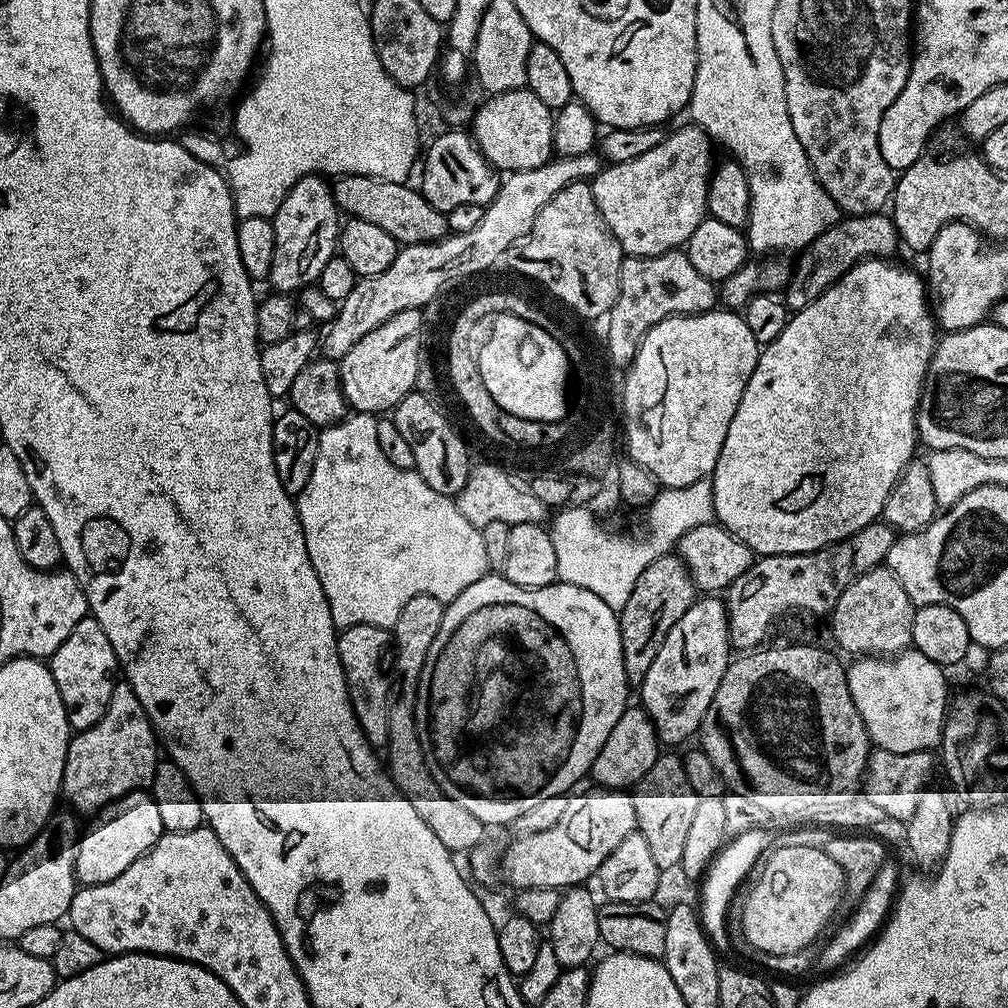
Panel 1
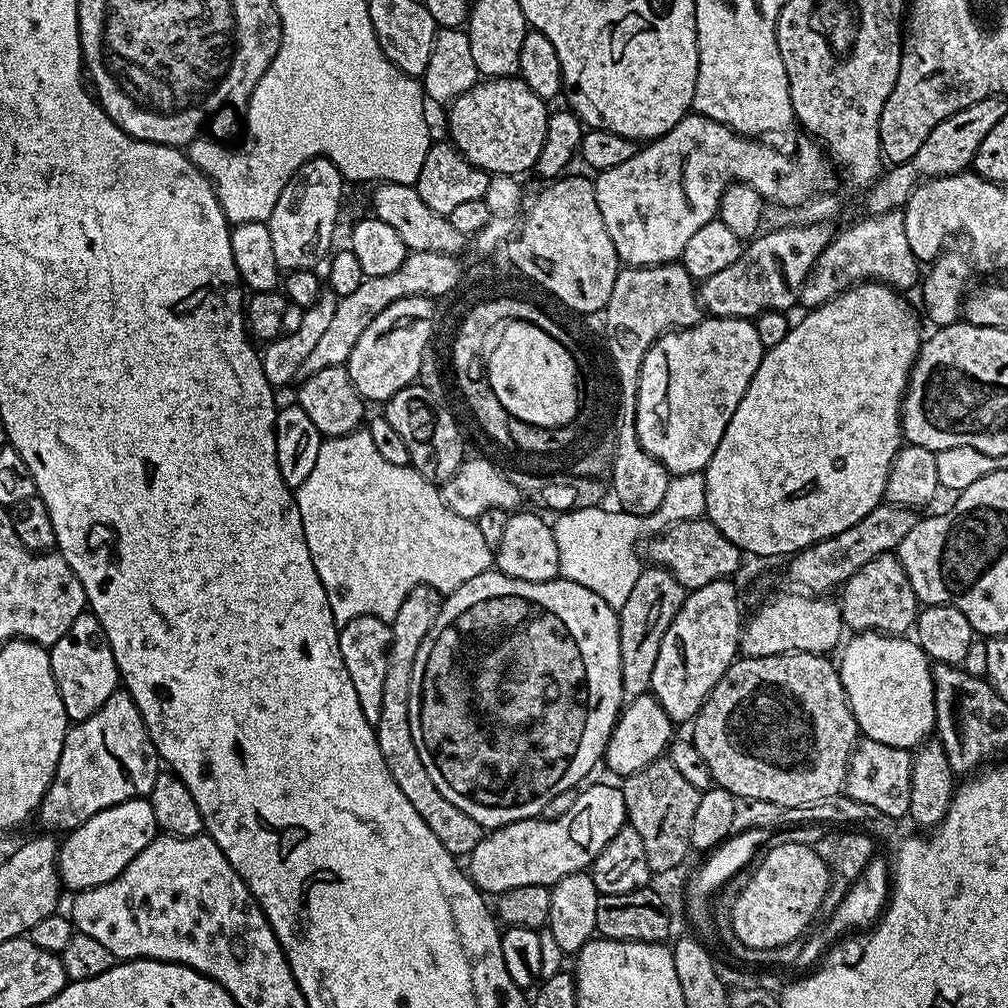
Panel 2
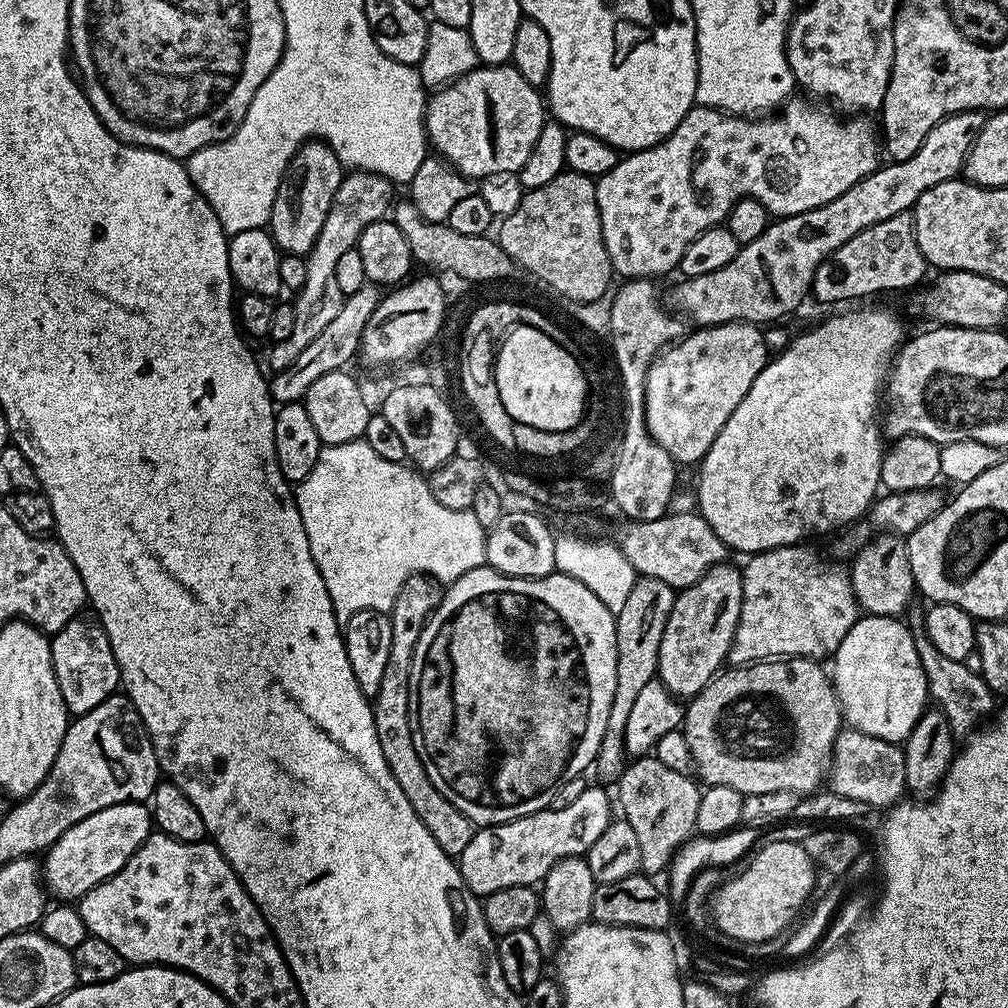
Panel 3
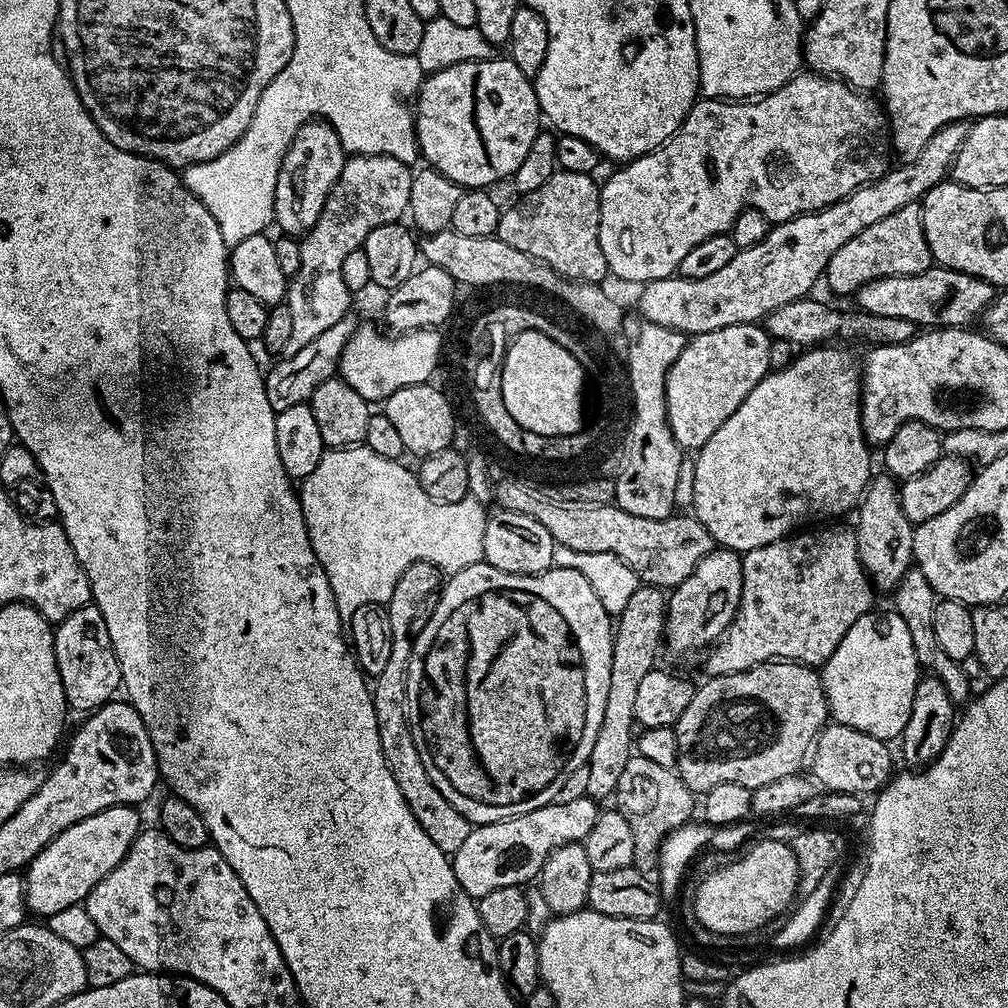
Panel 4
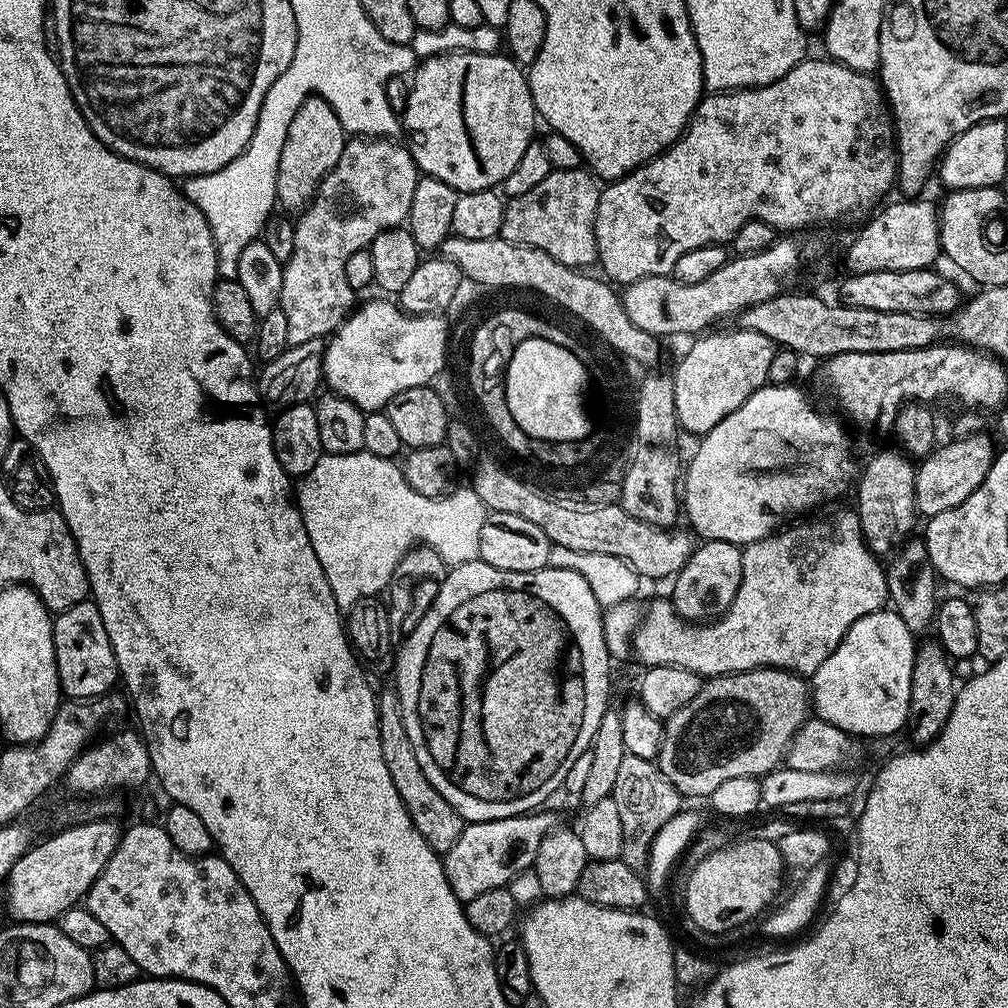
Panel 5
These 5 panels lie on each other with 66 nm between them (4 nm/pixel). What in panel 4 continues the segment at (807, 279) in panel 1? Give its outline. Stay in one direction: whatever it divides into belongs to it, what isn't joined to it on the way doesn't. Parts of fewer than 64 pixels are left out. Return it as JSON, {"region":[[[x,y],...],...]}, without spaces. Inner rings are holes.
{"region":[[[920,204],[902,206],[902,210],[894,210],[882,222],[874,222],[874,226],[866,226],[846,246],[835,252],[834,258],[826,266],[823,279],[828,280],[828,288],[840,296],[851,297],[866,282],[876,278],[890,278],[902,274],[922,274],[922,270],[933,267],[930,246],[926,242],[926,234],[922,226]]]}

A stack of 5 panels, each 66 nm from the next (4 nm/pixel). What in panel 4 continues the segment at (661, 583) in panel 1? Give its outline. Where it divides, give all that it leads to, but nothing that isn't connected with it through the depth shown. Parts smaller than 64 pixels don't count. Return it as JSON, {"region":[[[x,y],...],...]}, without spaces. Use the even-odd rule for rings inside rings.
{"region":[[[640,585],[623,608],[616,620],[613,635],[612,660],[610,668],[610,689],[603,711],[602,726],[595,738],[591,758],[587,768],[590,770],[587,782],[587,796],[597,802],[603,802],[615,795],[618,779],[626,768],[626,763],[634,754],[634,732],[636,715],[634,714],[635,696],[639,683],[646,674],[655,668],[658,648],[662,646],[664,621],[667,617],[667,597],[658,588]]]}

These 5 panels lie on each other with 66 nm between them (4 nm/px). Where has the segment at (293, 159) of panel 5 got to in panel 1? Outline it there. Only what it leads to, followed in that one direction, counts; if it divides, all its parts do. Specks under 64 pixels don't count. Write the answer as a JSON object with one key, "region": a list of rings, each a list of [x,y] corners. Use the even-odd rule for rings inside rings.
{"region":[[[320,174],[304,176],[294,182],[271,221],[274,226],[274,262],[267,283],[273,284],[271,287],[278,292],[299,293],[307,284],[319,281],[322,266],[326,266],[338,252],[342,213],[332,196],[332,184]]]}

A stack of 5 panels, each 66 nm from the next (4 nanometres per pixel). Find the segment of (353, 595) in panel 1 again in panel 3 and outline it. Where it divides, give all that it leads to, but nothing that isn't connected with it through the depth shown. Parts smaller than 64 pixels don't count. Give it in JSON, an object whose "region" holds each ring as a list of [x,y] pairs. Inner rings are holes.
{"region":[[[363,439],[321,447],[318,462],[314,462],[314,470],[310,470],[310,474],[305,480],[299,481],[294,495],[298,510],[302,514],[302,526],[306,526],[310,554],[314,554],[314,562],[322,574],[322,582],[326,582],[326,590],[330,594],[334,614],[341,622],[348,621],[358,610],[378,610],[391,613],[394,600],[398,598],[398,590],[402,590],[406,578],[423,574],[433,576],[435,580],[441,582],[451,582],[462,578],[462,574],[466,574],[470,570],[485,567],[487,563],[485,554],[487,531],[482,526],[482,522],[478,522],[476,515],[471,510],[463,512],[462,510],[449,510],[446,506],[442,506],[442,502],[438,502],[438,498],[434,498],[428,480],[415,467],[405,466],[398,462],[386,462],[386,458],[378,458],[378,454],[374,454],[374,450],[370,450],[370,446]]]}

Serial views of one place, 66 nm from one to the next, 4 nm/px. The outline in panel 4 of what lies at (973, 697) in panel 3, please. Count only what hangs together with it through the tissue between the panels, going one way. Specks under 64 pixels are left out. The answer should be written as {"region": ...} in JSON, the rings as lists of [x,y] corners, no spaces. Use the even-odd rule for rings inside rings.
{"region":[[[911,567],[908,573],[902,578],[902,582],[891,593],[891,607],[906,622],[906,630],[910,630],[910,642],[914,646],[914,654],[918,658],[921,669],[927,675],[936,676],[942,686],[946,686],[946,694],[958,706],[963,705],[969,699],[968,676],[964,673],[965,665],[959,660],[950,658],[950,654],[942,654],[942,646],[938,646],[938,637],[934,634],[934,610],[938,603],[936,592],[926,582],[926,574],[918,567]]]}

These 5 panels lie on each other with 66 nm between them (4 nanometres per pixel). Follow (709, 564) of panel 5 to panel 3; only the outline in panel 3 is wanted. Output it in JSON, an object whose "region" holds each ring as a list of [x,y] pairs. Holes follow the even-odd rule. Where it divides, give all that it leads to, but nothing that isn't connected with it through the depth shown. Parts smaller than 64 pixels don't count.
{"region":[[[732,562],[714,566],[694,586],[675,593],[658,654],[658,679],[677,698],[697,696],[725,667],[742,610],[742,572]]]}

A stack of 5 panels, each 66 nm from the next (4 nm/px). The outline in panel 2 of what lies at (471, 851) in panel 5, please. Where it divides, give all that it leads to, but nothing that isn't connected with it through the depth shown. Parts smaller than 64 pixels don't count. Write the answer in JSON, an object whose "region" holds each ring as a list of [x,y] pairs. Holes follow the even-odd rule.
{"region":[[[591,784],[577,791],[574,806],[570,806],[570,810],[566,810],[566,814],[562,814],[557,820],[519,820],[503,824],[501,828],[485,831],[478,846],[474,846],[474,850],[466,857],[466,871],[472,877],[472,883],[485,894],[499,894],[506,890],[514,890],[514,886],[551,886],[570,874],[591,869],[593,860],[598,858],[598,854],[602,854],[606,842],[610,842],[610,838],[614,838],[618,830],[626,827],[628,819],[624,794],[619,787]]]}

